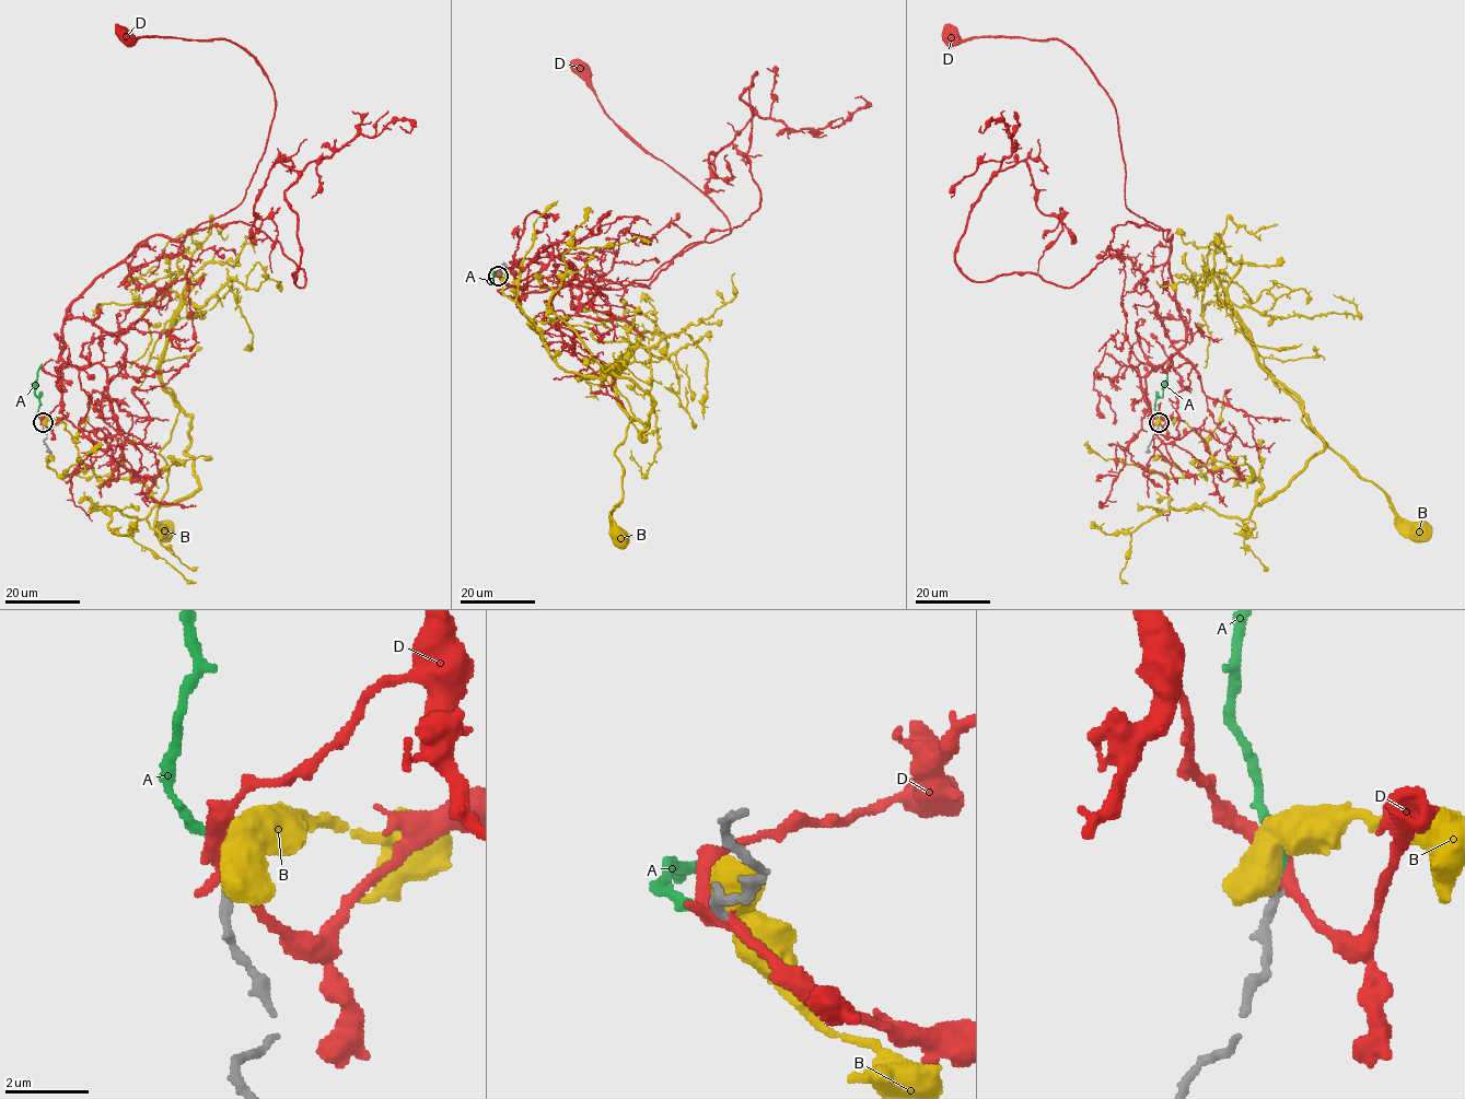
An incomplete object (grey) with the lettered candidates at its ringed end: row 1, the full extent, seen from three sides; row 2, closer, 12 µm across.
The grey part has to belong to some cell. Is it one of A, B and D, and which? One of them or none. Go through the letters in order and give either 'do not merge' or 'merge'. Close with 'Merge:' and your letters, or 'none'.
A: merge
B: do not merge
D: do not merge
Merge: A

